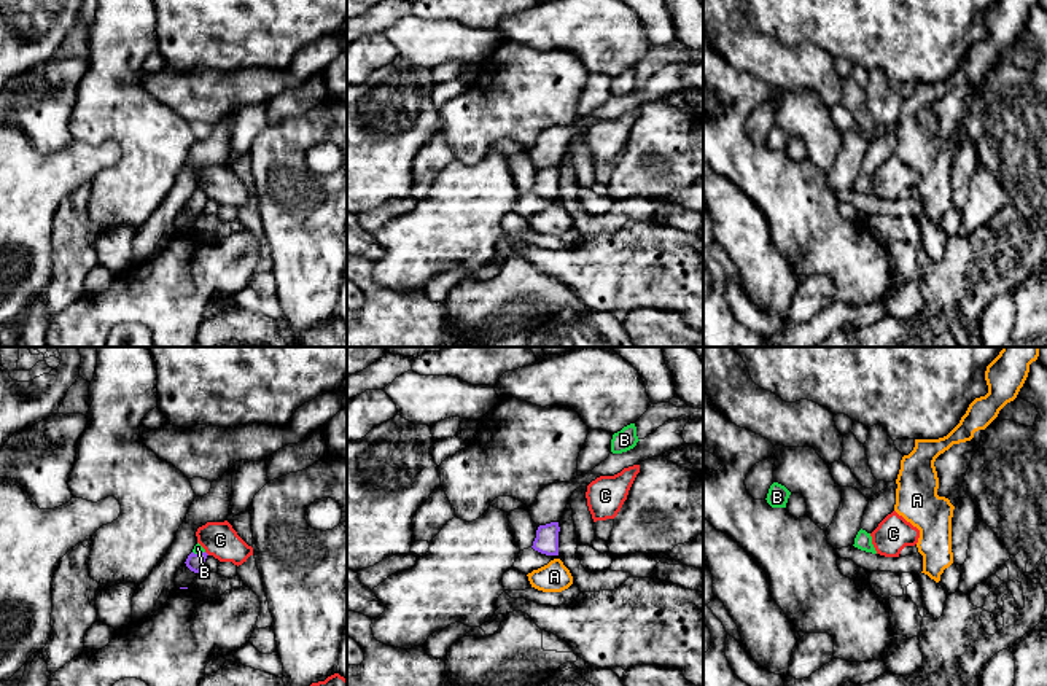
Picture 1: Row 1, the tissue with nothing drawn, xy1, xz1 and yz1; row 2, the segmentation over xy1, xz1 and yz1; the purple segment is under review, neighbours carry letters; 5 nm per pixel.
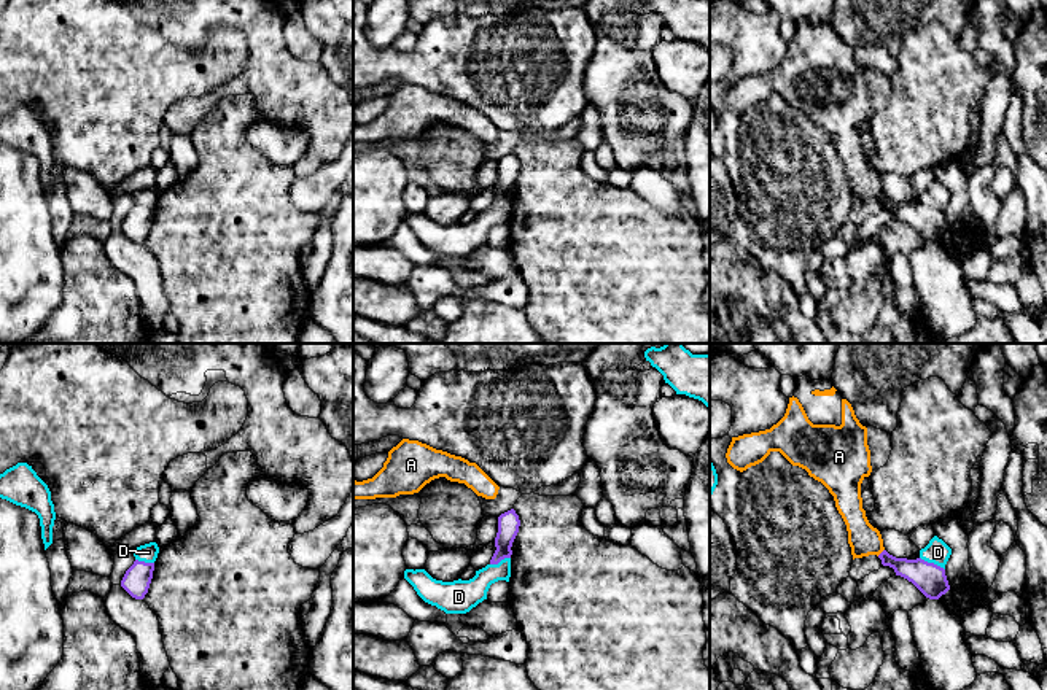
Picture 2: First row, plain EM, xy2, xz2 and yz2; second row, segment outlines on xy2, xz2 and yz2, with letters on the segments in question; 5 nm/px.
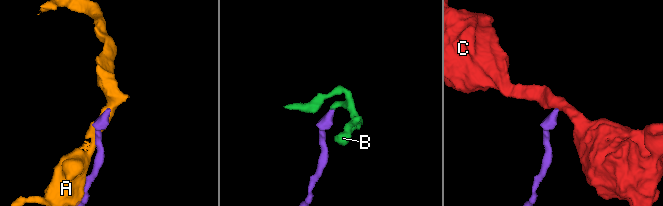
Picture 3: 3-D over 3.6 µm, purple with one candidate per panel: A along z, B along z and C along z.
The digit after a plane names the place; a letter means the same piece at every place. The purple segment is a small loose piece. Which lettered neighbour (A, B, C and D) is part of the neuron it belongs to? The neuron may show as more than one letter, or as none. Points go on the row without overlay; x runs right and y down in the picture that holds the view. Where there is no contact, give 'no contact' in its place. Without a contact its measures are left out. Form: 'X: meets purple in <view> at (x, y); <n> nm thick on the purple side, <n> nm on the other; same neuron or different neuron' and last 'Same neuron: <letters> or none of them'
A: meets purple in yz2 at (882, 196); 150 nm thick on the purple side, 160 nm on the other; different neuron
B: meets purple in xy1 at (199, 196); 90 nm thick on the purple side, 50 nm on the other; same neuron
C: no contact; different neuron
D: meets purple in yz2 at (933, 207); 160 nm thick on the purple side, 120 nm on the other; different neuron
Same neuron: B

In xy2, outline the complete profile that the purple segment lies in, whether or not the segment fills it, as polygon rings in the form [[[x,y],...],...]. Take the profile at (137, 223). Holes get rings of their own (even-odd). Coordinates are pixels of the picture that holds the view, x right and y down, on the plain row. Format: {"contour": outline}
{"contour": [[[135,204],[126,215],[121,231],[135,243],[143,243],[153,223],[154,207]]]}

